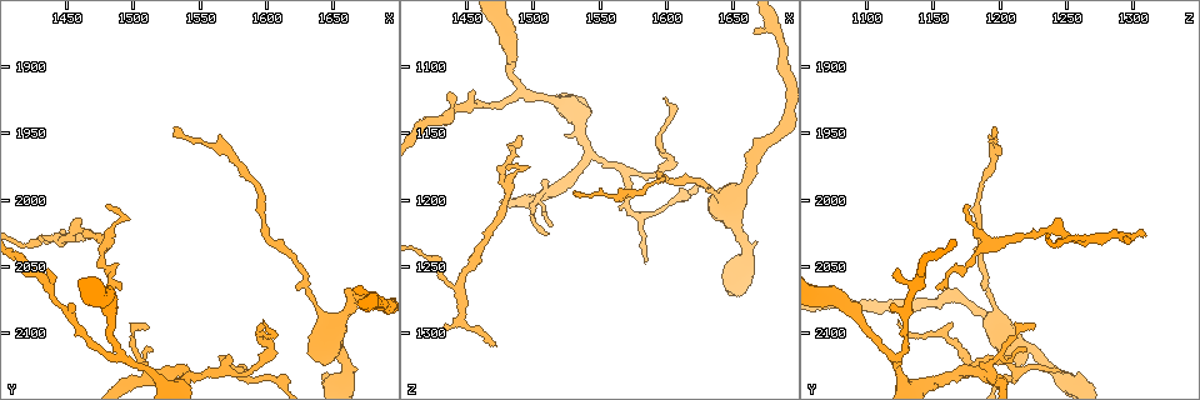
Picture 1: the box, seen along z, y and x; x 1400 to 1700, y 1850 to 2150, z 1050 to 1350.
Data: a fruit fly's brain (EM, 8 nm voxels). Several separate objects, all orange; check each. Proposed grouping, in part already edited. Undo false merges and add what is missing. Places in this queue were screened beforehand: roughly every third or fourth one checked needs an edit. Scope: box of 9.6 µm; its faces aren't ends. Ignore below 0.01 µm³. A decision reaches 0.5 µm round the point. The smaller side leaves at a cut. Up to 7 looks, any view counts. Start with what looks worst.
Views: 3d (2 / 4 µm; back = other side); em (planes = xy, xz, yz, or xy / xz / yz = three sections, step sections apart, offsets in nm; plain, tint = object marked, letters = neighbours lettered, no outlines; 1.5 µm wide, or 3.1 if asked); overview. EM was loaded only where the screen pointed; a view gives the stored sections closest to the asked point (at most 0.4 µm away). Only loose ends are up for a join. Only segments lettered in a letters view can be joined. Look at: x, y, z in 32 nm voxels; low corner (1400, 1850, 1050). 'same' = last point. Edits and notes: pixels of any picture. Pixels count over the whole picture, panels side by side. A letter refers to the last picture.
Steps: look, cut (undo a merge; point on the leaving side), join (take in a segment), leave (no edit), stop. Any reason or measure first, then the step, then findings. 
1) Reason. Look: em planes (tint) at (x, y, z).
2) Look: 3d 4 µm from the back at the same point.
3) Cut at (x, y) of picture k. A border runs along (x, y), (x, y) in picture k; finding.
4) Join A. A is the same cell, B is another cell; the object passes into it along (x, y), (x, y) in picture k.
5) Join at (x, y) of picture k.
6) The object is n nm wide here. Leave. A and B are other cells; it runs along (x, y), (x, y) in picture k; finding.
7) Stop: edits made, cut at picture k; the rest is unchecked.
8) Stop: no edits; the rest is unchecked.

An open end. Look: 3d 2 µm at (1472, 2026, 1306).

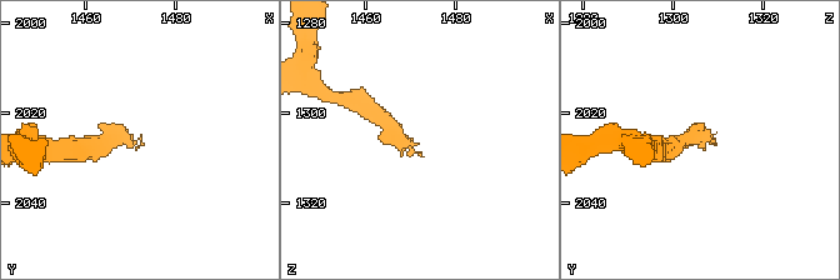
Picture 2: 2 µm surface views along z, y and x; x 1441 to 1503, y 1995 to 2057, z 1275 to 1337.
Shape alone is not enough. Look: em yz step 8 (plain) at (1471, 2028, 1307).

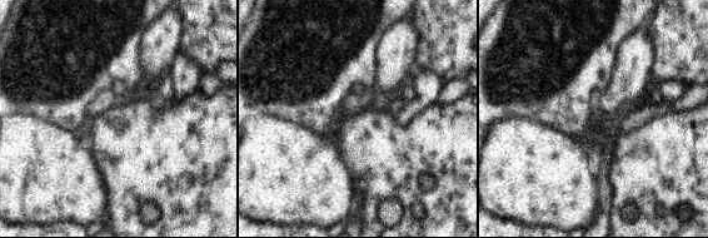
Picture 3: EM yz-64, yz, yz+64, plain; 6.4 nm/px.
What lies round it. Look: em yz step 8 (letters) at the same point.

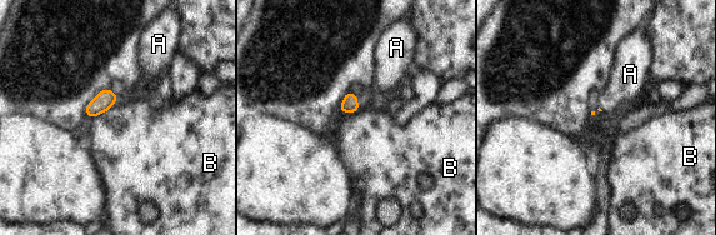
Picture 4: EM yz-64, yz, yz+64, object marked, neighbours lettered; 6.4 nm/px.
Join A. A is the same cell, B is another cell; the cell continues.

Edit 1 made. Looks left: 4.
Tapers out. Look: 3d 4 µm from the back at (1436, 2052, 1122).

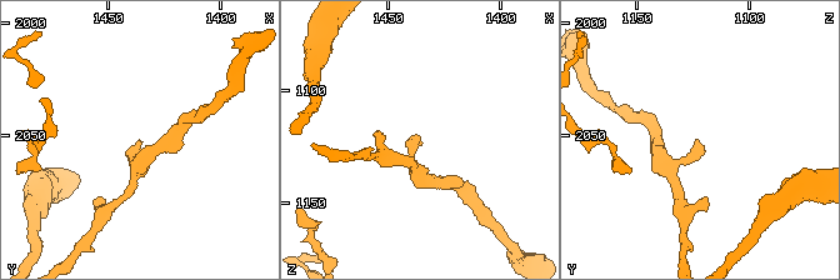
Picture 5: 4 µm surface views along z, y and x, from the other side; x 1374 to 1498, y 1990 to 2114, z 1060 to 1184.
Look: em planes (tint) at (1437, 2052, 1124).

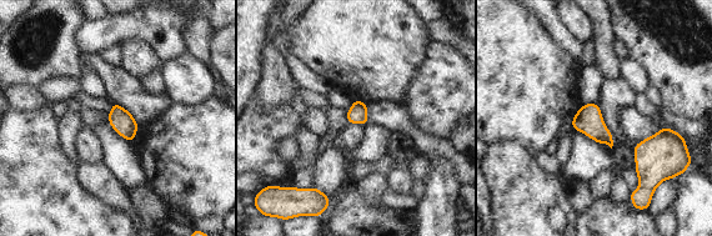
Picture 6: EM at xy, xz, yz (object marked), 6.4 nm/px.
Look: em planes (letters) at the same point.

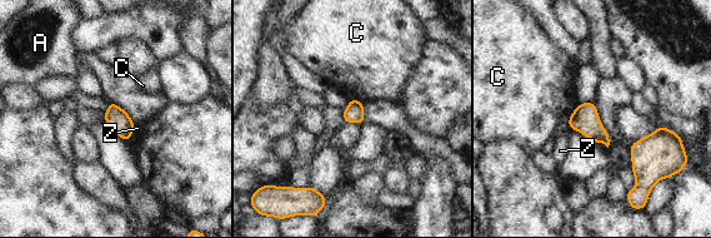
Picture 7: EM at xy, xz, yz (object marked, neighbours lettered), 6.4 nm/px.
Leave. A, C and Z are other cells; a border runs along (577, 105), (567, 122) in picture 7; no lettered segment goes on from it.

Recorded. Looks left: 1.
Tapers out. Look: em planes (letters) at (1586, 2130, 1244).

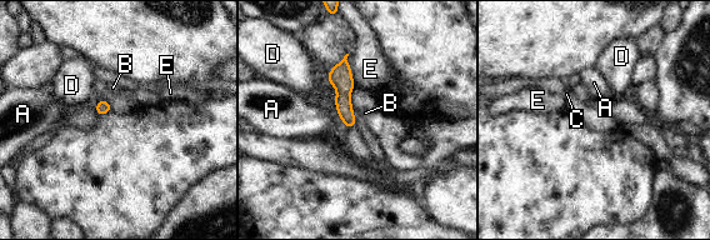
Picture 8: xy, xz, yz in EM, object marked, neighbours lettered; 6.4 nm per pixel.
The object is 100 nm wide here. Leave. A, B, C, D and E are other cells; it runs along (343, 64), (343, 104), (351, 124) in picture 8; none of them fits.

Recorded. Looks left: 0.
Stop: edits made, join at picture 4; the rest is unchecked.

